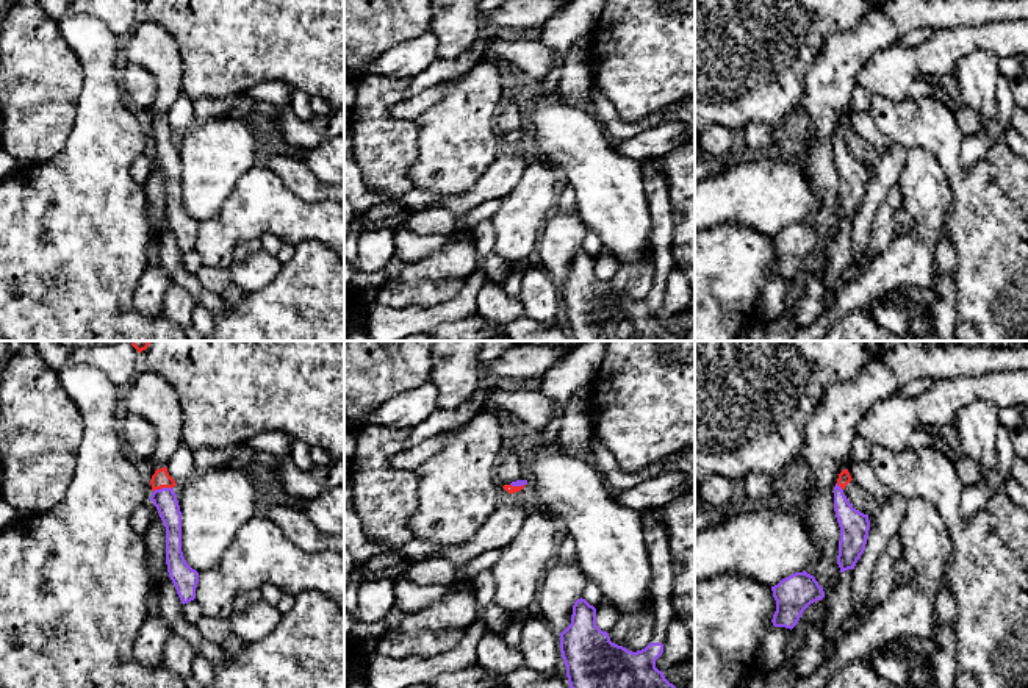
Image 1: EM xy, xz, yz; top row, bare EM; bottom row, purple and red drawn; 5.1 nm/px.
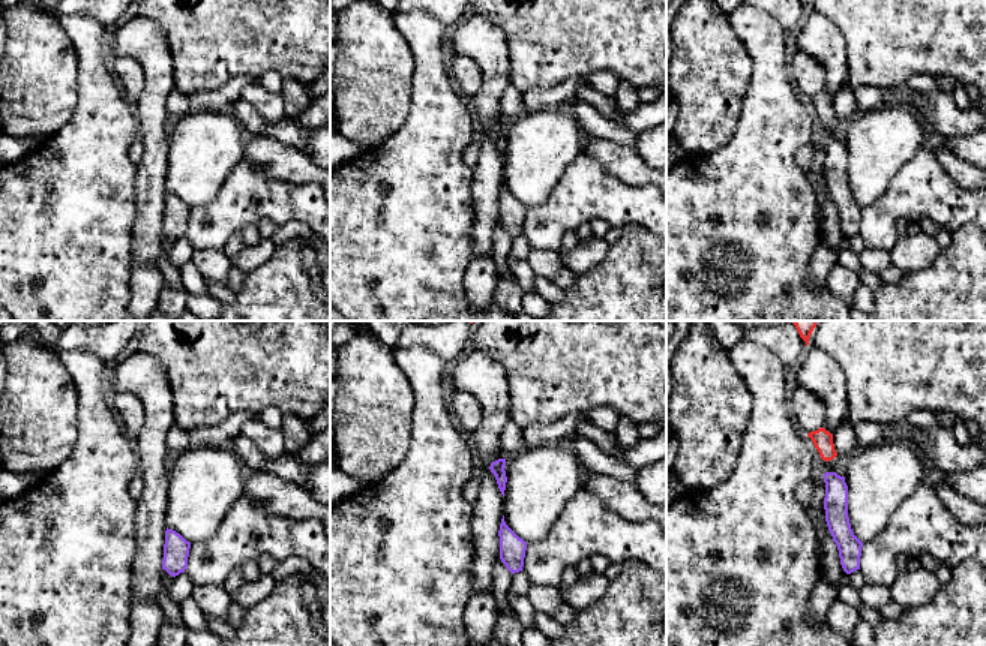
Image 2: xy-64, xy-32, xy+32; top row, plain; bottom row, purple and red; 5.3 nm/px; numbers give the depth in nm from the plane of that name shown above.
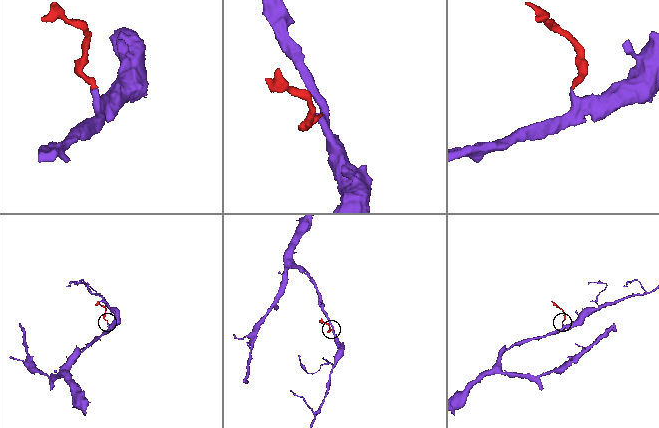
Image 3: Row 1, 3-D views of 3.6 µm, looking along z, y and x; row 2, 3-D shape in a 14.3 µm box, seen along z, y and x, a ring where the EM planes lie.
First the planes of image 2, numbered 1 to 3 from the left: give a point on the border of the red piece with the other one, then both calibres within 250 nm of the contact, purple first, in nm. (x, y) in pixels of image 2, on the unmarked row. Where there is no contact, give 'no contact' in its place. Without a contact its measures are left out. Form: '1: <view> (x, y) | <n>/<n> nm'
1: no contact
2: no contact
3: no contact

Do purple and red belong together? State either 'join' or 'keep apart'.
join

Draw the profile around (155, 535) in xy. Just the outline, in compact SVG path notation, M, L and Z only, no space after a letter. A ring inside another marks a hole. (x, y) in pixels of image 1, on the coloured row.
M155 505L152 510L153 519L142 535L146 543L146 560L152 582L149 593L149 618L160 616L160 585L163 579L169 575L166 564L166 527Z

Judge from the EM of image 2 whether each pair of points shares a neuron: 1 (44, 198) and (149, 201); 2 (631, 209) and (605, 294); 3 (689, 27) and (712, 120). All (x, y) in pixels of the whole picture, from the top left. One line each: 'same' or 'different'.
1: different
2: different
3: same

